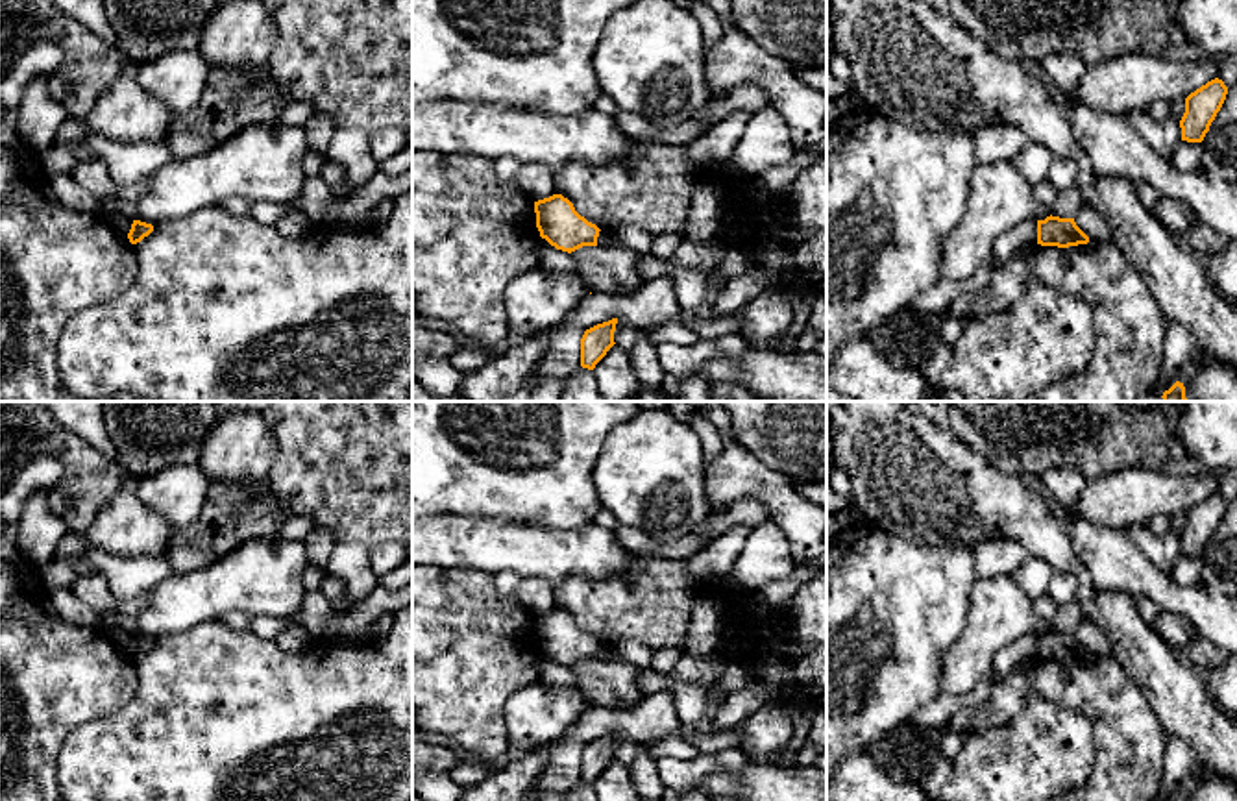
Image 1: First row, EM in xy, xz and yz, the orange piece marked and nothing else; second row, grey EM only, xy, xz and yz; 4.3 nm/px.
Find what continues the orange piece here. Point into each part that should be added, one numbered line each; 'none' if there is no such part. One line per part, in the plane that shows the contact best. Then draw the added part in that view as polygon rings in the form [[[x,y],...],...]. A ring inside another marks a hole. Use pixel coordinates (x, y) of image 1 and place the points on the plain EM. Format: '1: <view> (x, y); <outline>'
none

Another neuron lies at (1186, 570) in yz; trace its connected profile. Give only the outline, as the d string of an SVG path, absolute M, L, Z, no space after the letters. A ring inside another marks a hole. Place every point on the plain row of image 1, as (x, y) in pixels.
M1180 555L1170 570L1170 579L1180 586L1194 586L1202 583L1202 557Z

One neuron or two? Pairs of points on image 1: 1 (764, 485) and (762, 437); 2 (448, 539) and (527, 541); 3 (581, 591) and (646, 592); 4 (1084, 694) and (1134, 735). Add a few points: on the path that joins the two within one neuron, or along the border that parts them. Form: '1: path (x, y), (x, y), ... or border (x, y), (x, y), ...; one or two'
1: border (734, 437), (762, 463), (788, 480); two
2: path (468, 541), (507, 541); one
3: path (598, 594), (629, 594); one
4: path (1097, 698), (1121, 722); one

